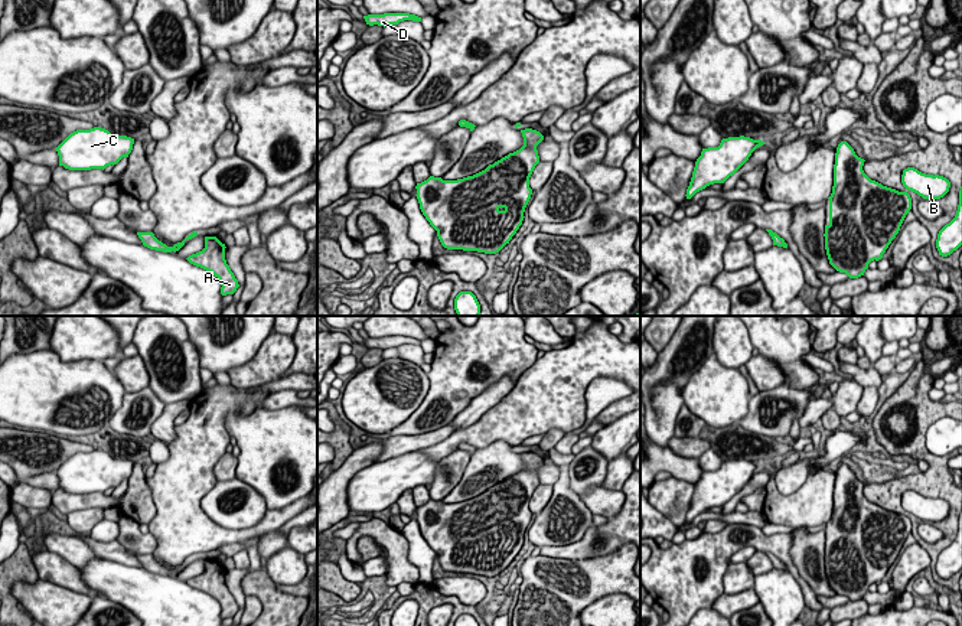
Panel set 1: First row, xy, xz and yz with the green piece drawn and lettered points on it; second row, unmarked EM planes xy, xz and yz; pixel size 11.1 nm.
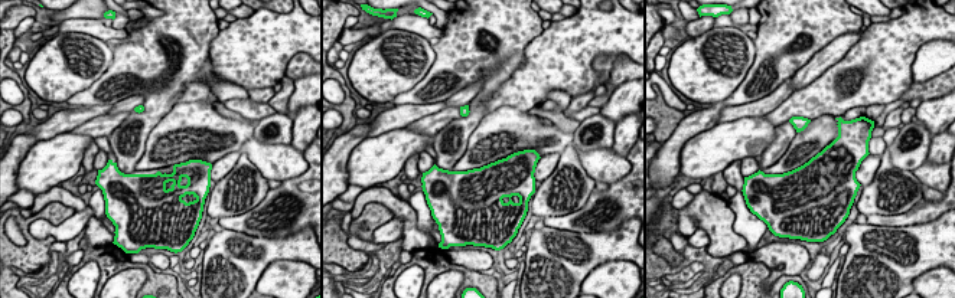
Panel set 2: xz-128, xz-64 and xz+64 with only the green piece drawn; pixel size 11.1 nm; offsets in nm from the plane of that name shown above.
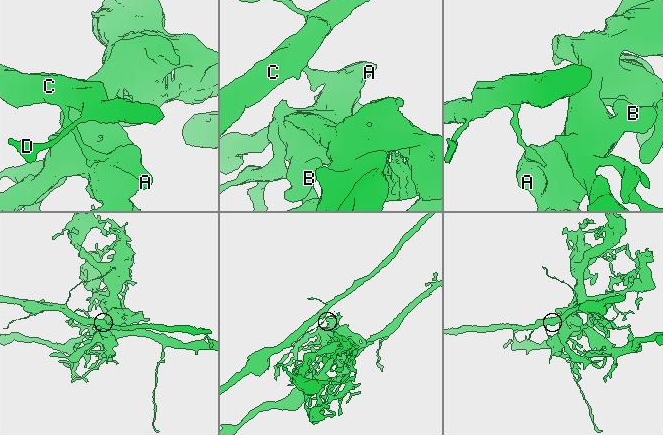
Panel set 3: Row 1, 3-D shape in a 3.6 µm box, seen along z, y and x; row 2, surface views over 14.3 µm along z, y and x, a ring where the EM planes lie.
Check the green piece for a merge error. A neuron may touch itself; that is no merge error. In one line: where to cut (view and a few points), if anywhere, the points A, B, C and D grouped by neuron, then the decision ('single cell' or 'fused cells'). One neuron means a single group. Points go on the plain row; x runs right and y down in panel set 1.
cut in xz along (472, 447), (463, 449); A B / C D; fused cells

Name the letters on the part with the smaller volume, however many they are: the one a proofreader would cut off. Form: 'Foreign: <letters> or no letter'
Foreign: C, D

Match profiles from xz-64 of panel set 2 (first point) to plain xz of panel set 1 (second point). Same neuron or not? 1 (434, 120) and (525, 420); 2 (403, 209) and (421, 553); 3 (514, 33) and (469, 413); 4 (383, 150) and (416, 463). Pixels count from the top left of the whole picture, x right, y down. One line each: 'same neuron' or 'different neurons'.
1: same neuron
2: different neurons
3: different neurons
4: same neuron

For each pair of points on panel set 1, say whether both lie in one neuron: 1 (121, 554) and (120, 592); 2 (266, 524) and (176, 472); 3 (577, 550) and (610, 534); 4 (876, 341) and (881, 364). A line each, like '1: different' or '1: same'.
1: different
2: same
3: same
4: different

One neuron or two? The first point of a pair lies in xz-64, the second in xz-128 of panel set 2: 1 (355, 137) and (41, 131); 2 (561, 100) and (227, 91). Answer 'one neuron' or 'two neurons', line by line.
1: two neurons
2: one neuron

